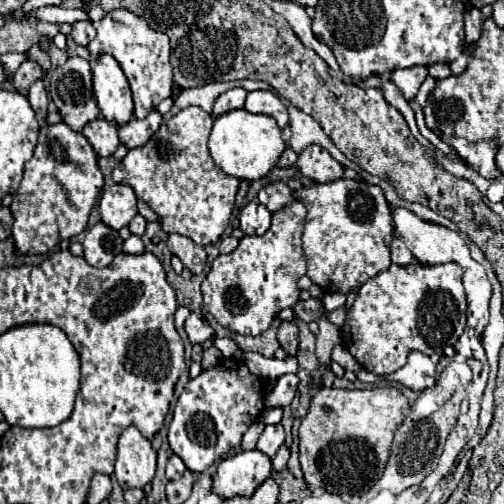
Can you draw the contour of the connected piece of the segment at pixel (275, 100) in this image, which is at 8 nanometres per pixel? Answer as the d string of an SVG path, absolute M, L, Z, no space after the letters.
M251 91L251 93L247 93L243 109L249 113L273 117L279 127L285 127L289 123L287 107L283 105L283 101L273 91Z

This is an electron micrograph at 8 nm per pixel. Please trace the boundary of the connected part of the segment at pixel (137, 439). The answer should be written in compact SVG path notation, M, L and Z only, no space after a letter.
M127 427L117 445L117 461L115 461L115 477L123 489L145 487L155 477L155 461L157 455L151 443L135 429Z

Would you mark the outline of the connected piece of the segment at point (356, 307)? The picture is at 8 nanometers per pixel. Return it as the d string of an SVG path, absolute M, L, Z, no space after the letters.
M413 261L411 265L391 265L387 271L381 271L373 279L367 279L365 285L357 291L357 299L347 313L347 321L341 327L343 347L355 357L355 361L375 373L391 375L407 363L411 351L421 351L423 355L443 355L445 347L457 343L465 329L465 291L463 291L463 269L457 263L445 265L423 265Z

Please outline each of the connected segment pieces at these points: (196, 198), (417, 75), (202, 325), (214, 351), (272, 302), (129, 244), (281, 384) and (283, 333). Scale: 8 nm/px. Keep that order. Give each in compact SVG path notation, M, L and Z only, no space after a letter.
M187 107L167 119L143 147L129 153L113 169L113 181L131 185L159 217L167 233L179 233L197 245L217 243L231 219L239 179L225 175L211 159L208 139L213 117L199 107Z
M427 67L395 69L393 75L391 75L393 83L399 87L399 91L403 93L403 97L405 97L407 101L411 101L411 99L417 95L417 91L419 91L421 83L425 81L425 77L427 77Z
M191 313L189 319L185 321L185 333L187 333L191 345L195 345L195 343L201 345L201 343L205 343L207 339L213 337L213 329L211 329L211 325L205 323L203 317L197 315L197 313Z
M214 346L205 350L202 355L201 365L203 370L213 368L223 361L223 354Z
M293 201L273 213L271 229L265 235L245 235L235 251L219 255L211 263L211 271L201 283L203 307L219 321L219 325L239 335L257 337L269 329L281 309L299 301L297 281L307 271L307 261L301 249L305 215L305 205L301 201Z
M131 235L131 237L125 241L125 245L123 245L123 251L125 251L125 253L129 253L129 255L139 255L139 253L143 253L143 251L145 251L145 247L143 247L143 241L141 241L141 237L137 237L137 235Z
M293 373L281 375L277 379L273 393L267 395L267 407L287 407L287 405L291 405L293 397L297 393L297 385L299 385L297 375L293 375Z
M283 321L279 327L279 343L283 347L283 351L287 355L295 355L297 353L297 345L299 345L299 335L297 335L297 325L293 321Z

